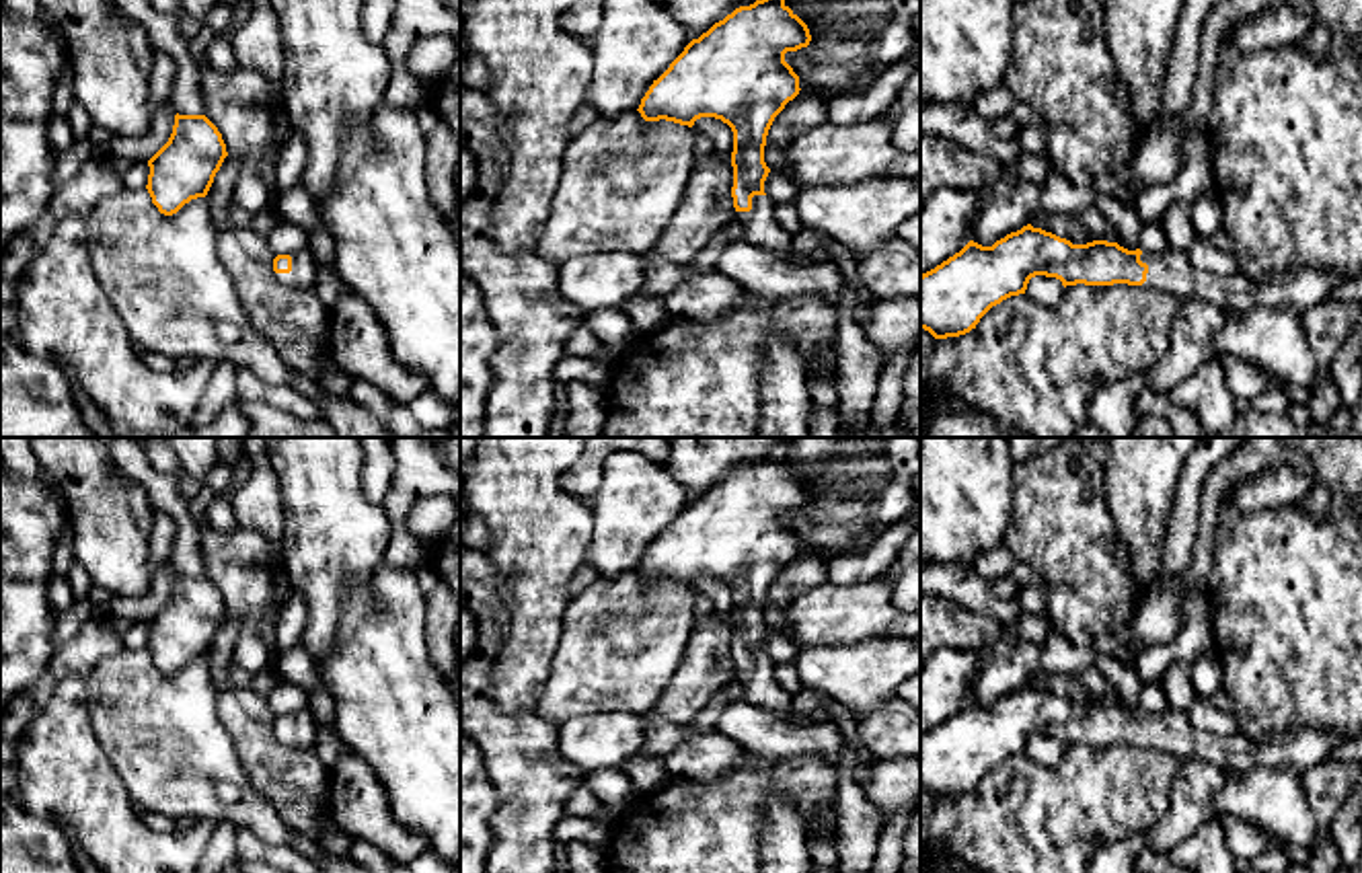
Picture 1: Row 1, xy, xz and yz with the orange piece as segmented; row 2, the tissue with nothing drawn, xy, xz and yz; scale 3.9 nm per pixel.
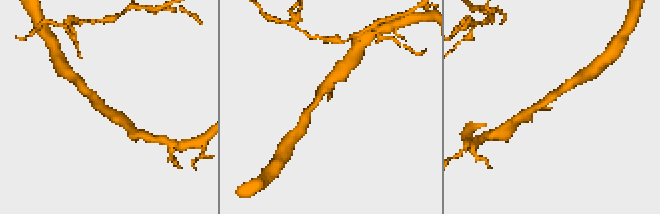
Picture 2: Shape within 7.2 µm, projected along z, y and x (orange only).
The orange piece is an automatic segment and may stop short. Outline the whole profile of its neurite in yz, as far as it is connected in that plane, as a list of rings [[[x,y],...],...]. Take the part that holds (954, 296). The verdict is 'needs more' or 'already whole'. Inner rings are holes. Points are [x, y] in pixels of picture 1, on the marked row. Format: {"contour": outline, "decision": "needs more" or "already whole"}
{"contour": [[[1031,224],[1007,234],[992,246],[970,240],[959,253],[920,275],[920,329],[935,339],[959,337],[976,329],[980,318],[996,304],[1011,296],[1025,294],[1027,283],[1035,275],[1056,277],[1062,286],[1142,286],[1169,292],[1177,298],[1196,298],[1228,312],[1251,312],[1255,308],[1290,308],[1304,312],[1325,302],[1327,296],[1344,283],[1335,273],[1325,269],[1298,269],[1249,277],[1241,271],[1231,275],[1214,275],[1198,271],[1185,251],[1167,249],[1161,253],[1128,251],[1118,242],[1093,240],[1072,244]]], "decision": "needs more"}

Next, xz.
{"contour": [[[785,0],[740,6],[692,39],[637,109],[645,121],[692,127],[701,117],[715,117],[731,127],[731,197],[744,240],[781,259],[791,257],[791,234],[777,222],[777,205],[764,193],[770,173],[764,146],[774,117],[801,90],[785,53],[809,41],[807,25]]], "decision": "needs more"}

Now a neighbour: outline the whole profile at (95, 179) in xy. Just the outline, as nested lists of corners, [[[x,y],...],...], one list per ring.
[[[90,156],[78,173],[53,193],[47,210],[47,224],[68,214],[86,216],[101,199],[121,189],[123,179],[113,164],[99,156]]]

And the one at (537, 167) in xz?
[[[466,0],[464,47],[487,64],[487,97],[512,158],[489,226],[507,253],[536,251],[561,181],[569,121],[592,80],[590,41],[559,25],[573,2]]]

